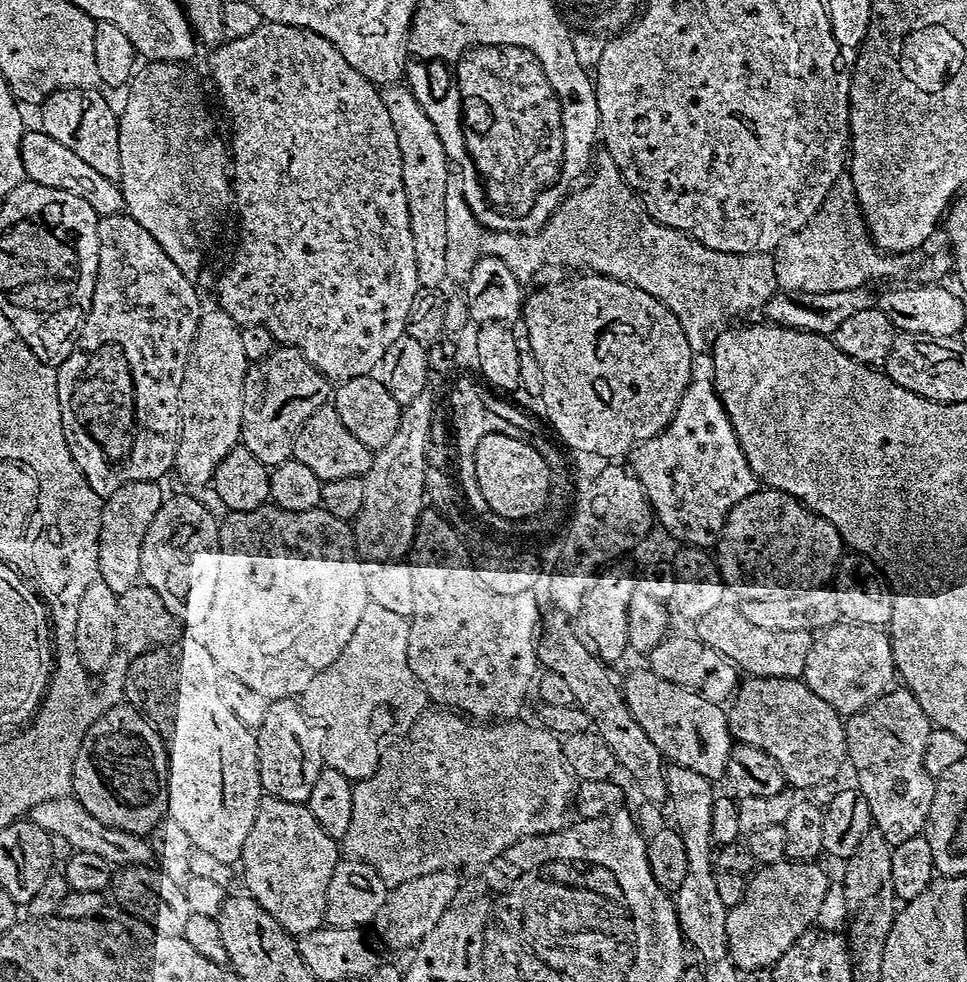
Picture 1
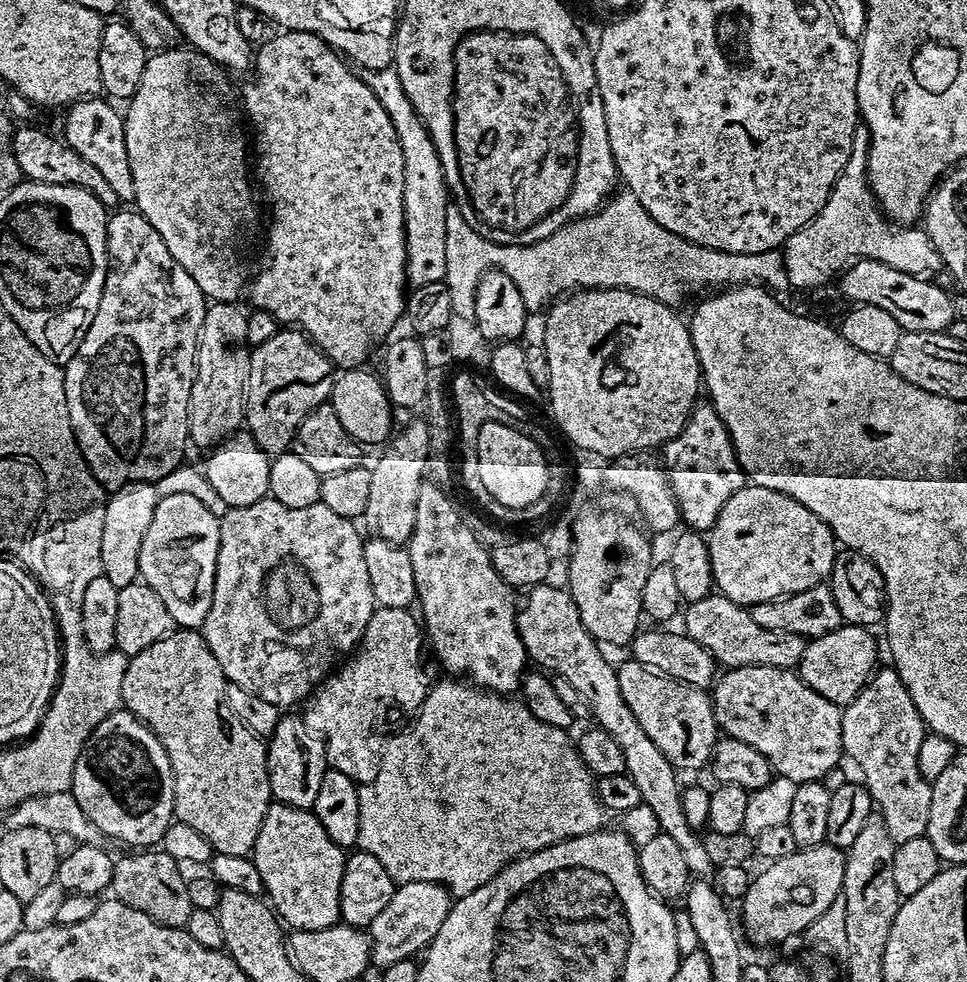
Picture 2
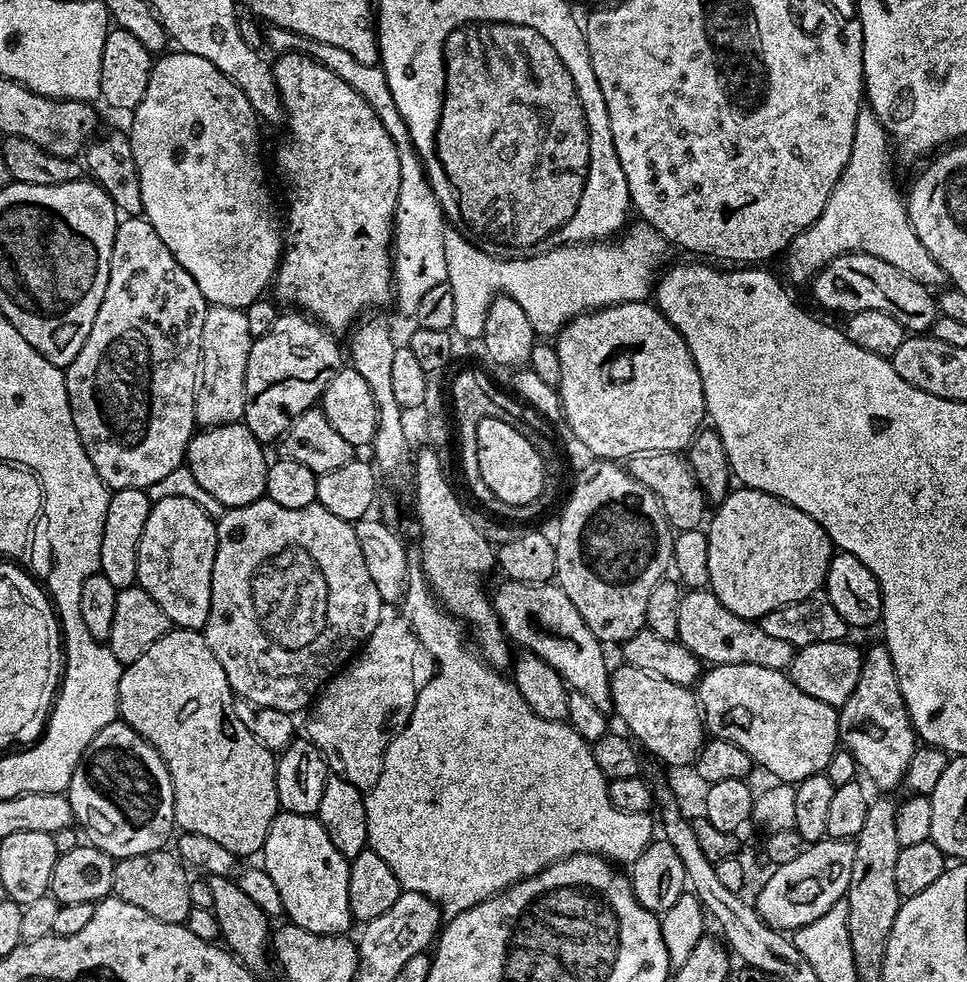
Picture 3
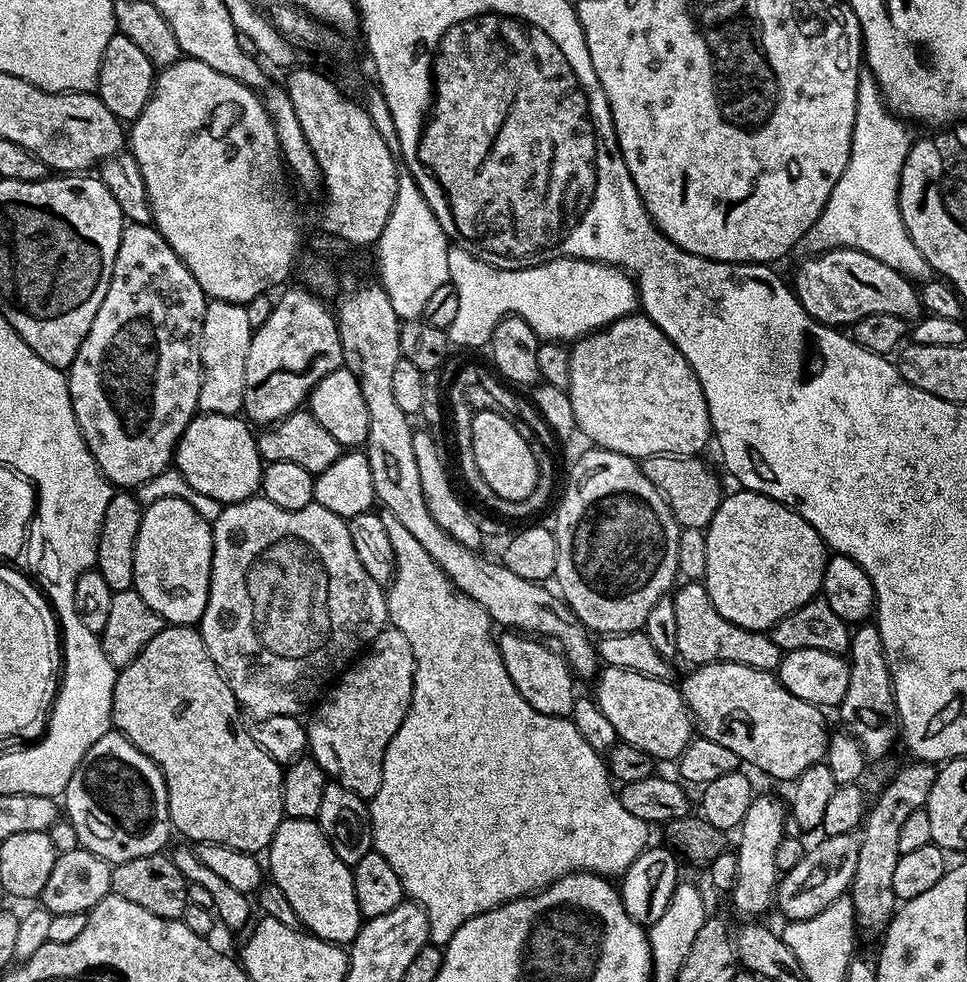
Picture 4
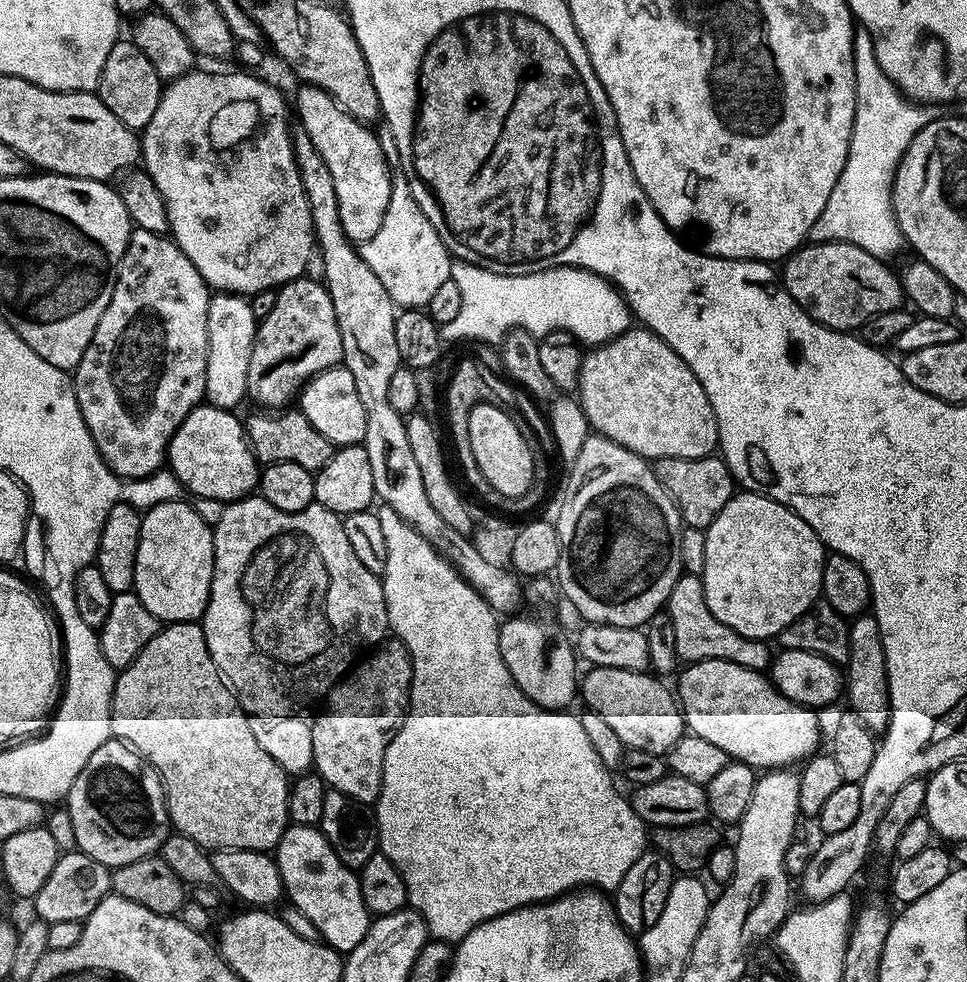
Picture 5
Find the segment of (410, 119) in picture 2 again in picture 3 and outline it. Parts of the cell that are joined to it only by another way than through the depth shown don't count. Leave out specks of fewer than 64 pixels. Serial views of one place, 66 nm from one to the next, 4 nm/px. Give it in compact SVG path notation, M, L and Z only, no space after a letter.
M268 26L263 29L265 45L270 49L273 48L273 53L283 54L285 52L301 52L304 56L308 56L311 60L319 60L321 64L326 66L326 70L334 70L334 74L338 74L338 78L342 78L342 82L346 82L350 86L357 88L362 94L362 98L366 98L366 102L370 102L370 106L374 110L374 114L378 114L378 118L382 122L382 126L386 126L386 134L390 134L390 138L394 138L394 146L398 150L398 170L400 171L400 177L398 178L398 202L396 203L396 221L392 224L392 282L394 285L394 305L401 312L402 315L408 316L408 318L415 317L418 310L418 302L422 302L422 297L430 291L434 286L445 283L448 279L446 274L446 242L444 241L444 229L446 227L446 221L444 219L444 211L442 206L438 202L438 198L434 198L434 190L430 186L428 181L428 175L424 172L424 166L420 162L419 156L412 149L412 139L408 136L408 127L402 122L402 114L398 114L398 106L394 106L394 94L390 94L390 86L386 82L386 74L384 69L376 64L363 64L358 62L358 58L350 58L350 54L346 54L346 50L340 49L339 46L330 46L329 44L319 44L314 38L309 36L303 36L297 32L291 32L285 28L278 28L275 26Z

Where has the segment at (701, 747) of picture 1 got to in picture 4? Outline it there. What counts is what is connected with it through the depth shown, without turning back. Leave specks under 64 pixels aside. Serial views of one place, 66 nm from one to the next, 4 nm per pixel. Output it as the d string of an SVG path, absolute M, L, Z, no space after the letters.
M609 667L599 673L596 682L594 699L623 743L638 746L638 750L650 754L656 762L679 761L686 746L694 739L694 721L684 693L677 685L675 688L668 680L650 678L634 670Z

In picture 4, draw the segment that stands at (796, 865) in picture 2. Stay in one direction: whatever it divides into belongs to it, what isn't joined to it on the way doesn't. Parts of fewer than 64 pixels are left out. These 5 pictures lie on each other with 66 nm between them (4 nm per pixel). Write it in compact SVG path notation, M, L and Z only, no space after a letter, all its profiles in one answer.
M847 832L837 836L824 836L816 845L805 851L802 862L794 870L779 877L774 897L775 907L788 920L801 920L818 914L830 902L845 895L851 889L854 870L858 866L858 846L860 838L856 832Z

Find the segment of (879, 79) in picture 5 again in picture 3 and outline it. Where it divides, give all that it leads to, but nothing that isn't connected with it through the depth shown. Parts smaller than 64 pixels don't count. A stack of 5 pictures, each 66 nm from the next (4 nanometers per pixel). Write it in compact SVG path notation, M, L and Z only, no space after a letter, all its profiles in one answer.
M870 110L860 111L854 126L850 162L846 162L838 182L834 182L834 190L830 190L830 198L826 198L822 214L818 214L816 221L805 232L788 243L788 276L794 283L811 281L830 261L848 252L865 252L874 258L882 258L882 262L898 266L906 278L914 278L914 282L929 286L949 283L942 266L930 258L930 250L926 250L918 234L914 234L905 201L896 194L896 188L888 177L888 171L892 168L892 152L888 144L888 132L875 114Z

